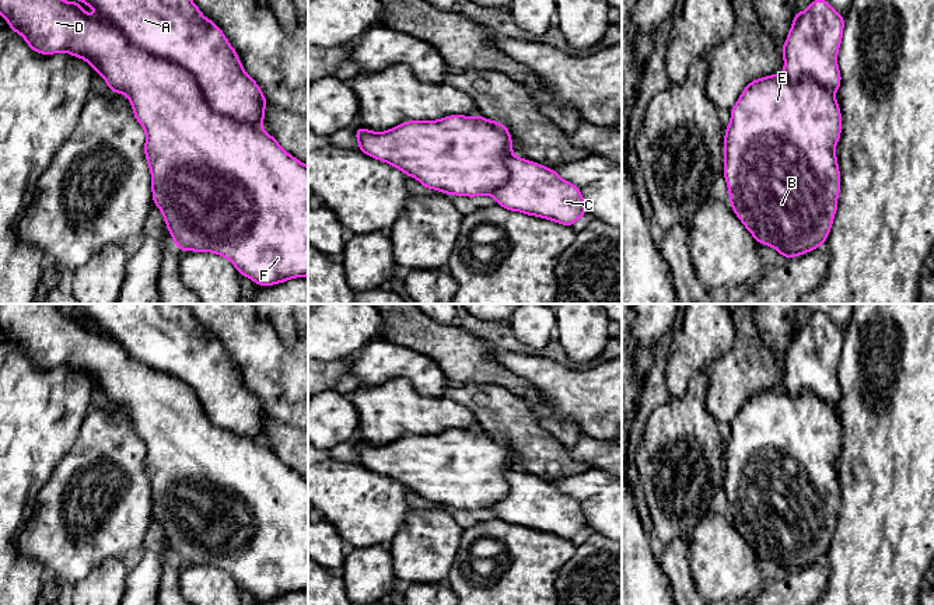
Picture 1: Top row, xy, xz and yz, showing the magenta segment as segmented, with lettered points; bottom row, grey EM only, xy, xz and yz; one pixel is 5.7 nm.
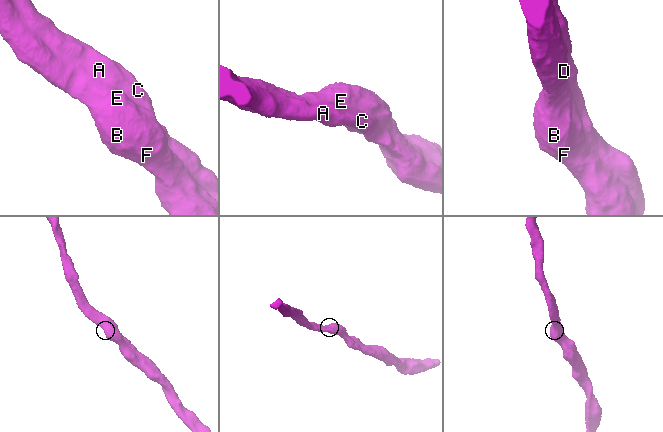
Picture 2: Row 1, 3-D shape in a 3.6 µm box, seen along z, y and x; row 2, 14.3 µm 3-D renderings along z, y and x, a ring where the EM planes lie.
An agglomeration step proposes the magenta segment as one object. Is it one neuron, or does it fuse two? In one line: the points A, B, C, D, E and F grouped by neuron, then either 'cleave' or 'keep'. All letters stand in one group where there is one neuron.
A B C D E F | keep

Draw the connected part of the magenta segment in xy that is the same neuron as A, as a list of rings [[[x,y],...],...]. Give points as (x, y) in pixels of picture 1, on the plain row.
[[[0,304],[0,329],[10,338],[11,346],[18,346],[22,349],[24,354],[28,360],[41,368],[53,368],[59,366],[70,367],[71,370],[84,373],[94,385],[98,385],[105,396],[109,401],[111,406],[123,408],[129,412],[133,429],[136,434],[143,440],[146,445],[146,458],[144,458],[144,469],[150,480],[151,486],[151,504],[153,504],[153,515],[161,524],[164,529],[164,535],[168,541],[168,545],[172,550],[172,555],[182,564],[195,564],[195,566],[213,566],[216,569],[221,569],[227,571],[237,583],[237,585],[248,592],[252,592],[258,599],[273,599],[279,597],[284,597],[290,592],[305,591],[308,590],[308,480],[288,468],[277,454],[270,450],[266,444],[263,444],[262,436],[265,434],[265,420],[267,417],[266,410],[263,409],[260,401],[256,395],[246,388],[242,377],[239,375],[238,367],[227,354],[224,346],[216,339],[214,335],[207,333],[199,324],[199,321],[193,317],[193,314],[183,305],[179,304],[71,304],[77,312],[81,312],[87,319],[91,319],[98,325],[97,329],[90,329],[84,326],[74,315],[64,315],[55,304]]]

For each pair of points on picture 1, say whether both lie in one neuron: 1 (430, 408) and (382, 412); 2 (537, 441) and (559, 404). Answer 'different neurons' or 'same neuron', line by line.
1: same neuron
2: different neurons

